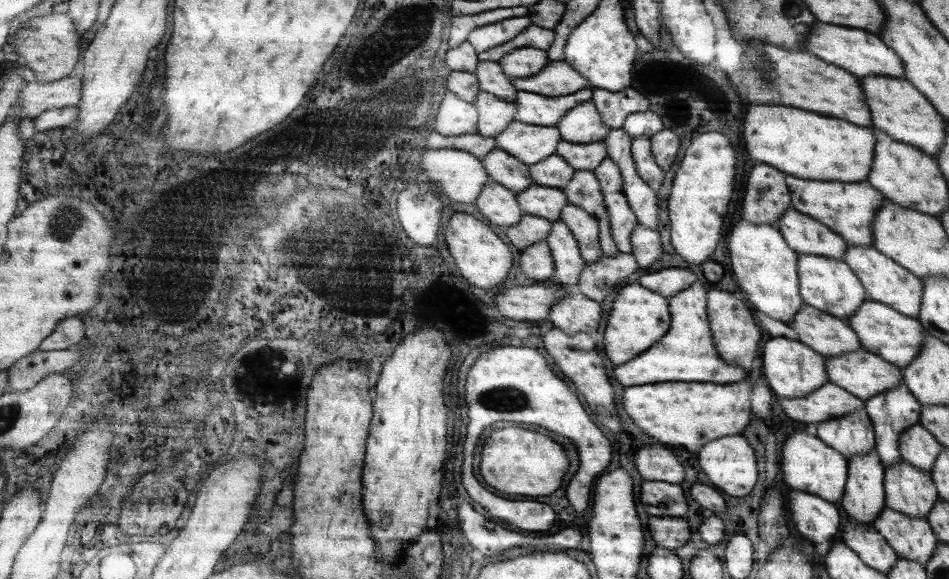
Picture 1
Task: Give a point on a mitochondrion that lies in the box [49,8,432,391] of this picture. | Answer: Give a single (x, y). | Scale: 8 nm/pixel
(398, 95)

